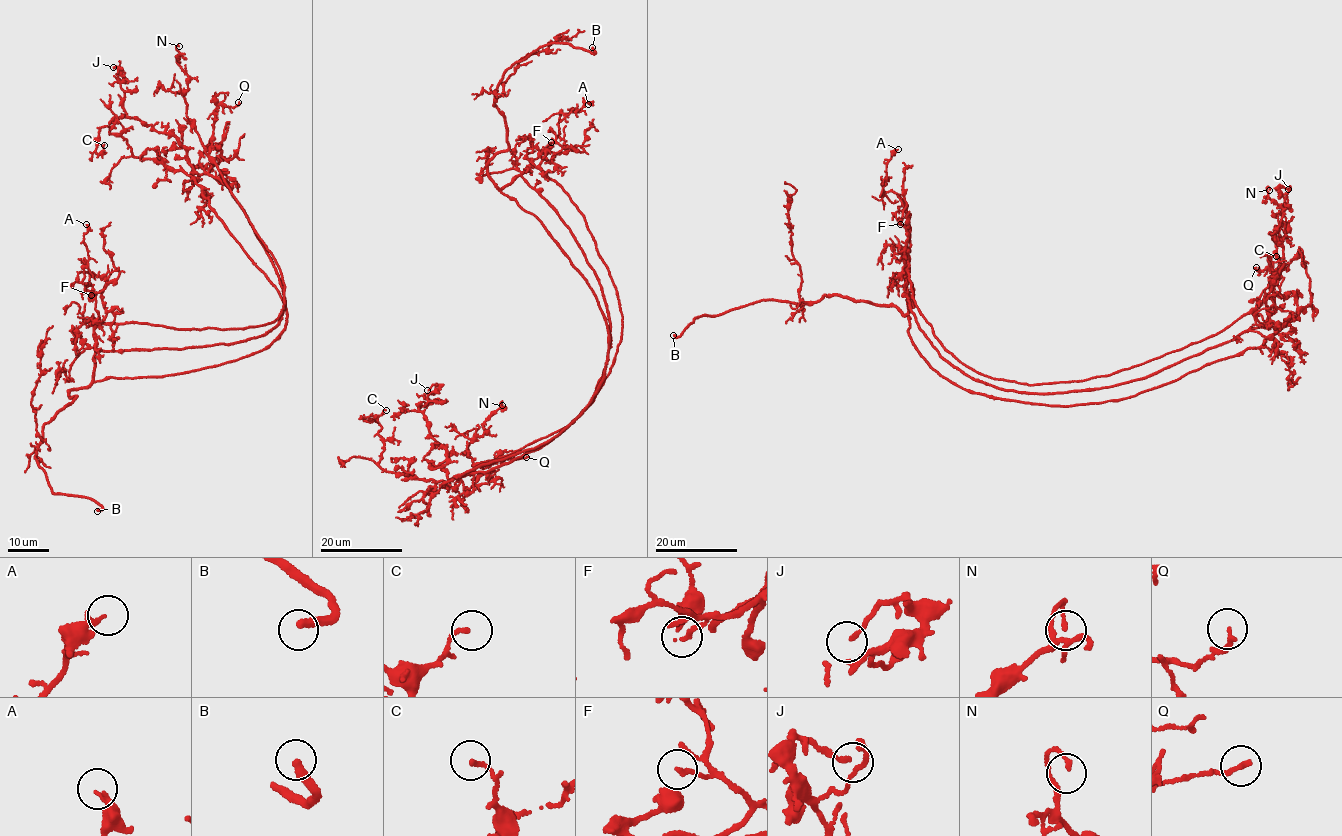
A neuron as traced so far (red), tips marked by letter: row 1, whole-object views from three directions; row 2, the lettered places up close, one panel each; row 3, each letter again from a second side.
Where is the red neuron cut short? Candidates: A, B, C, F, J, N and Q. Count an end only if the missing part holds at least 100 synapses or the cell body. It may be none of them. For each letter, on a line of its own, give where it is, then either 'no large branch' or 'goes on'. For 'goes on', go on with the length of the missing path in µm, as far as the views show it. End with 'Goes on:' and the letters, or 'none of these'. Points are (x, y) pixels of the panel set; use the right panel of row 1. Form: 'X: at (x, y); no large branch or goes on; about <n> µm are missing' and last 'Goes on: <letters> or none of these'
A: at (898, 149); no large branch
B: at (673, 335); goes on; about 30 µm are missing
C: at (1276, 256); no large branch
F: at (900, 224); no large branch
J: at (1288, 189); no large branch
N: at (1269, 190); no large branch
Q: at (1256, 267); no large branch
Goes on: B

